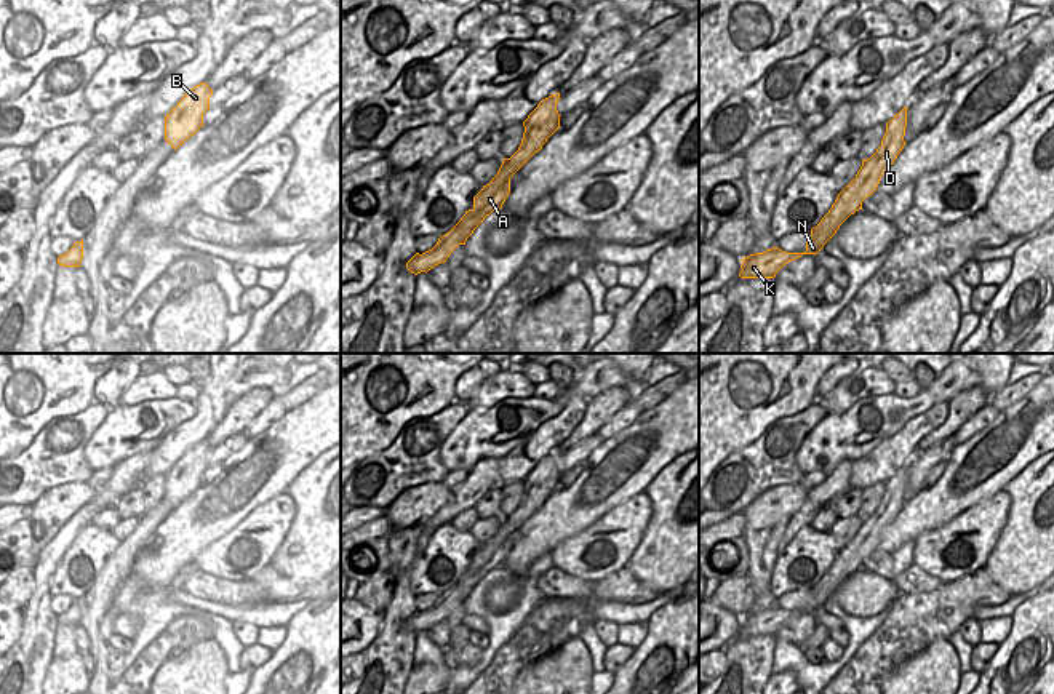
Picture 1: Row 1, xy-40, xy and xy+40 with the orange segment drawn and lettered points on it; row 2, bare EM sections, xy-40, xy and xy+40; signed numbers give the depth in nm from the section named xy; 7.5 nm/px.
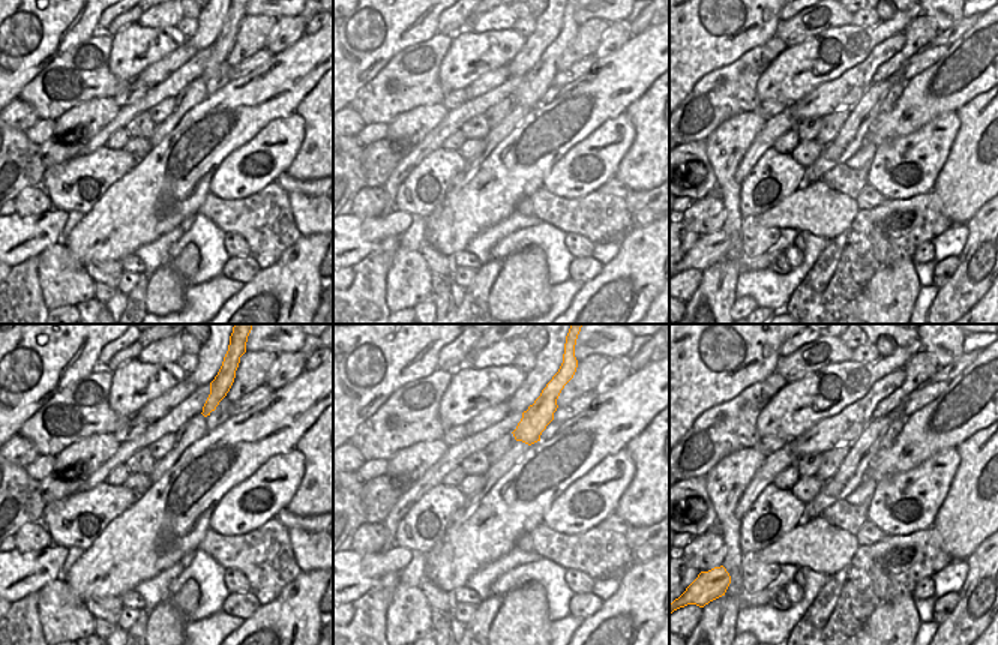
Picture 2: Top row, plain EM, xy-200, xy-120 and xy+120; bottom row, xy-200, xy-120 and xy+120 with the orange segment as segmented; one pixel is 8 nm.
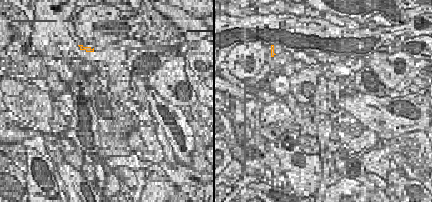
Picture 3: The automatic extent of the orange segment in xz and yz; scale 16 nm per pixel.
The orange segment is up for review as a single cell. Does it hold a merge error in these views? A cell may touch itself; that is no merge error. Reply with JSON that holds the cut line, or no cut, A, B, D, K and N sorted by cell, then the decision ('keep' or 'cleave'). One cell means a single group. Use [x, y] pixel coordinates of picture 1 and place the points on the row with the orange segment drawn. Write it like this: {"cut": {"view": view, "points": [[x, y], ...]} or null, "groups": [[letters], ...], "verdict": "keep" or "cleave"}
{"cut": null, "groups": [["A", "B", "D", "K", "N"]], "verdict": "keep"}

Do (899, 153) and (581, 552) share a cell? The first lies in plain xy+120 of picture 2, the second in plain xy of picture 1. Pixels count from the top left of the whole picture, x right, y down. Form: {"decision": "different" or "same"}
{"decision": "same"}

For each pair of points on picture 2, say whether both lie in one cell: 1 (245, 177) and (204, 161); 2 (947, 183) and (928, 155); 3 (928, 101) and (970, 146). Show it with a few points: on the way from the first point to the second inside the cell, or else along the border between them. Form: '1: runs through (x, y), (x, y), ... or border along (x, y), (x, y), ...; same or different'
1: border along (245, 144), (222, 161), (210, 180), (209, 192); different
2: border along (953, 138), (949, 155), (931, 189); different
3: border along (982, 92), (955, 111); different

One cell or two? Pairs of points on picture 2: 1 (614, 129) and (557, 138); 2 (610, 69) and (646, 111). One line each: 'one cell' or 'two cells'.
1: two cells
2: two cells

